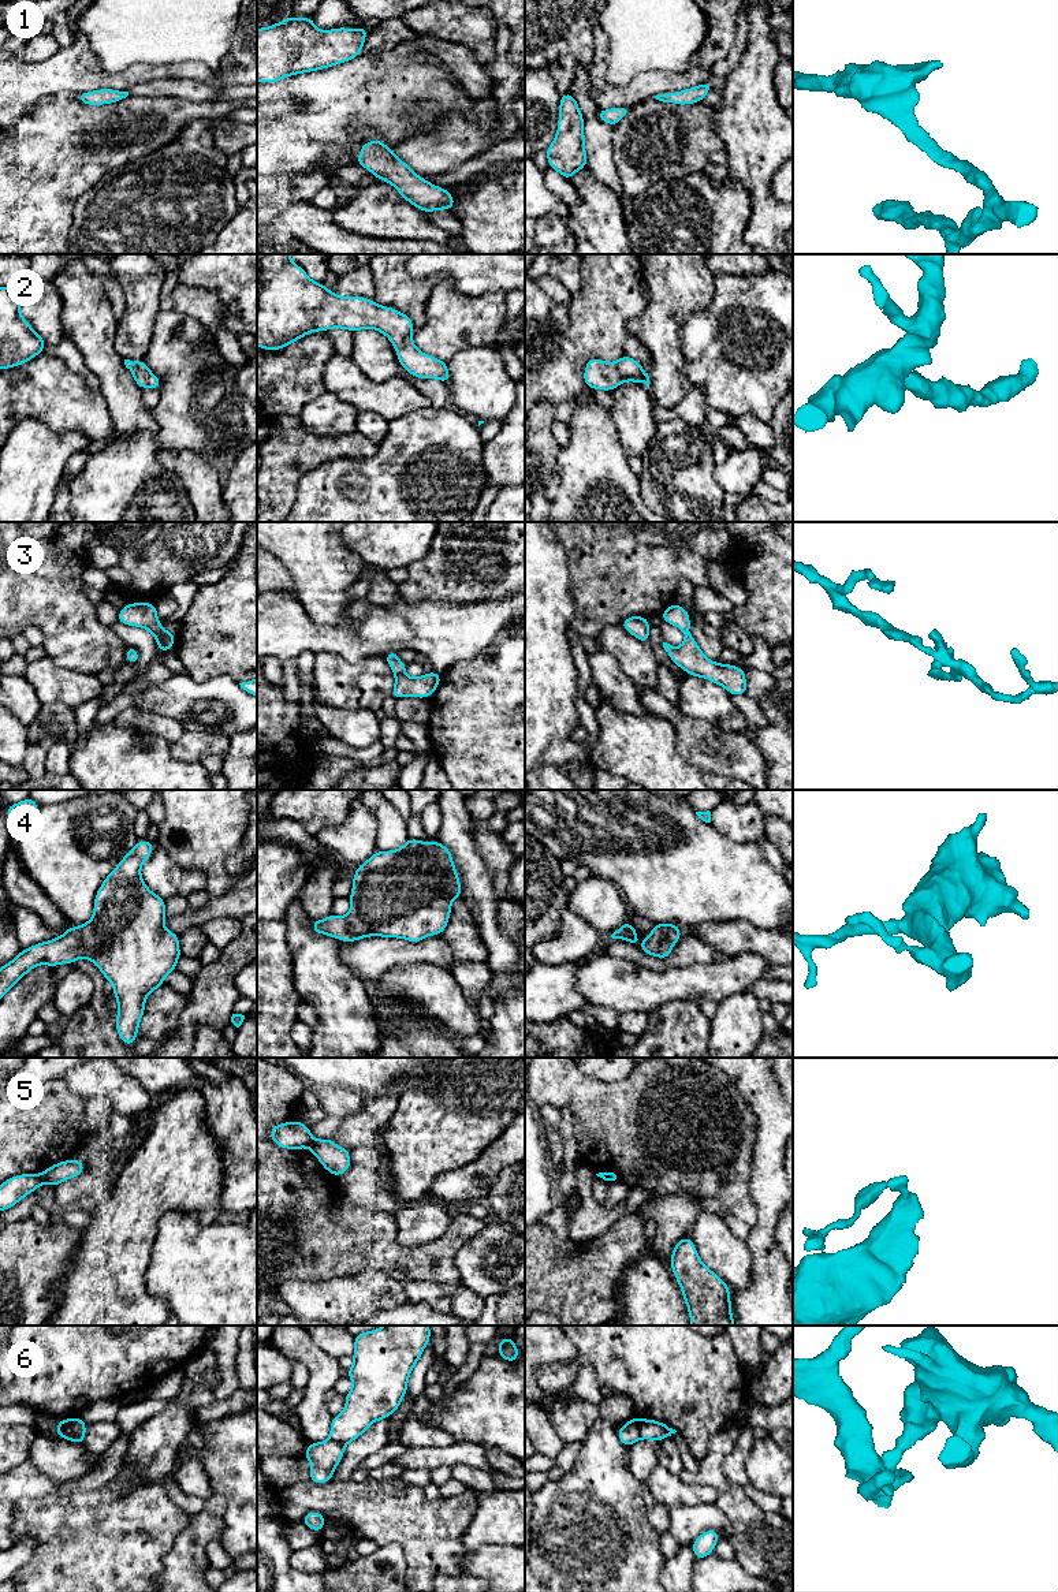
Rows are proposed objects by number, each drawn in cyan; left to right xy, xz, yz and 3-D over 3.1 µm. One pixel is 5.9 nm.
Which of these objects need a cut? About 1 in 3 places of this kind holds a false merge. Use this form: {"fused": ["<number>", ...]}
{"fused": ["5", "6"]}

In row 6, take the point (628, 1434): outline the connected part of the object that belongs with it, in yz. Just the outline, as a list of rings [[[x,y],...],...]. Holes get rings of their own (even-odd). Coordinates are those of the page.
[[[633,1416],[627,1424],[616,1431],[619,1440],[626,1449],[641,1439],[640,1423],[641,1420]]]

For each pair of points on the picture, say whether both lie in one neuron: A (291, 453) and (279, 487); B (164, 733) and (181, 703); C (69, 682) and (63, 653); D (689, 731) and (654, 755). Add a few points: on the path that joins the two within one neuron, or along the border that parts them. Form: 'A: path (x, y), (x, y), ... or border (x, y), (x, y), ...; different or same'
A: path (283, 461), (279, 478); same
B: border (141, 711), (171, 716), (185, 730); different
C: border (47, 656), (60, 666), (95, 675); different
D: border (656, 715), (674, 727), (677, 749), (695, 767); different

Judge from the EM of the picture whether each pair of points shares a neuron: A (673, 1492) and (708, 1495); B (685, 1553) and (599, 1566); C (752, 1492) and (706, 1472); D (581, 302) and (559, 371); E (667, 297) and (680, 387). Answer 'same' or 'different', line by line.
A: same
B: different
C: different
D: same
E: same

